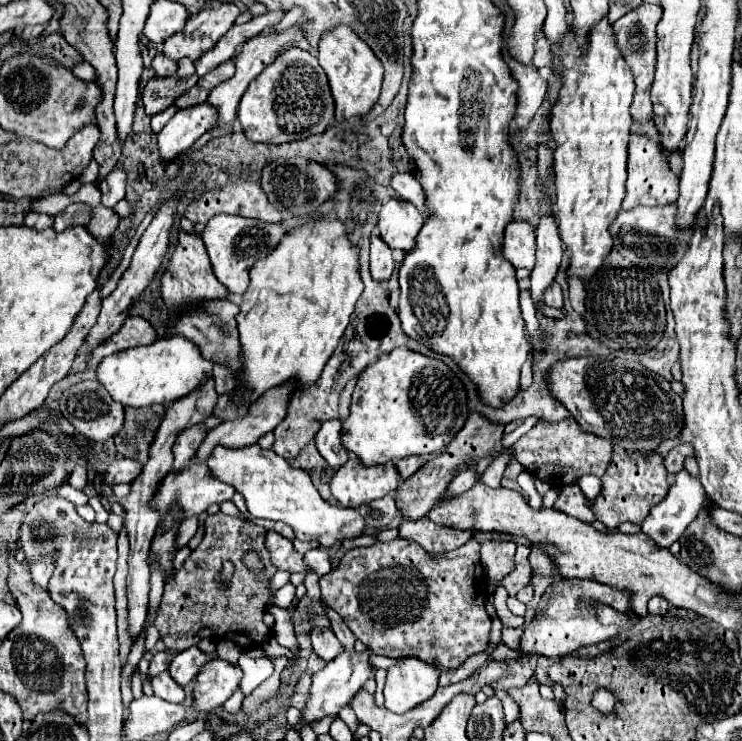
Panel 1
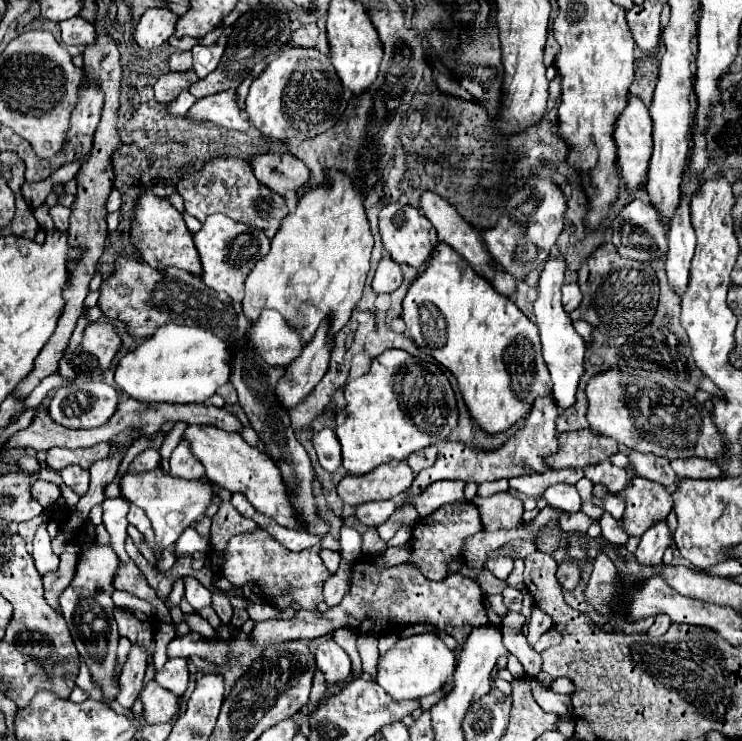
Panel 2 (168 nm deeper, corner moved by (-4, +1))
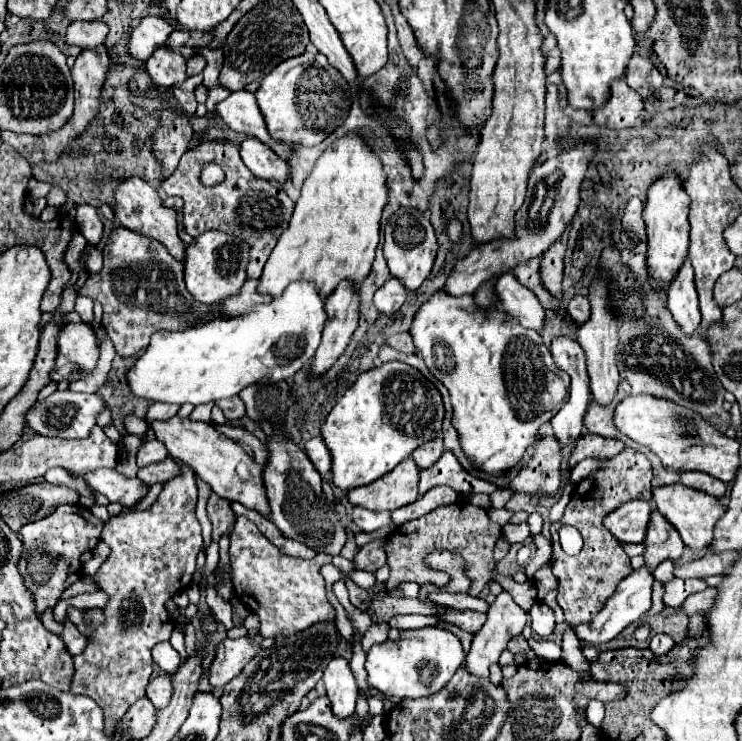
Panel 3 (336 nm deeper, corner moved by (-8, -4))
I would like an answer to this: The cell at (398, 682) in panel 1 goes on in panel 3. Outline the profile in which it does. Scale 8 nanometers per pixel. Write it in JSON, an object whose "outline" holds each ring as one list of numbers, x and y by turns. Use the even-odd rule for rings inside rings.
{"outline":[[418,628,402,630,398,640,384,640,366,652,366,672,368,684,382,694,392,694,398,698,422,698,438,692,448,678,464,664,466,654,462,650,460,638,446,628]]}

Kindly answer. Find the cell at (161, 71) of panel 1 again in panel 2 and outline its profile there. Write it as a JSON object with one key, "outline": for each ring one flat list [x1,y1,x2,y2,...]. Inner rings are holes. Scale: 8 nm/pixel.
{"outline":[[172,53,168,57,170,71,190,71,192,69,192,55,190,53]]}

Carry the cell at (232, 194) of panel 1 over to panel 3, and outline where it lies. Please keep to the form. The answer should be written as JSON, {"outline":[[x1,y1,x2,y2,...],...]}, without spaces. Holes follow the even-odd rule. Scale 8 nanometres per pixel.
{"outline":[[206,140,194,150,188,150,180,158,180,166,176,174,162,184,166,194,180,196,184,200,184,230,192,238,206,230,222,230,244,240,250,246,250,262,248,262,248,276,260,278,262,268,276,246,280,234,288,228,288,222,294,212,294,202,288,198,284,188,276,182,264,180,254,176,242,162,238,146,232,142,222,140],[204,162,216,162,226,172,226,180,220,186,206,188,200,186,200,170]]}

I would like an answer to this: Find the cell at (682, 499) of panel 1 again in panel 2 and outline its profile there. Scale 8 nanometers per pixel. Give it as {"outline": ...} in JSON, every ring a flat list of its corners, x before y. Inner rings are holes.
{"outline":[[660,519,642,535,640,545,634,555,640,565,650,567,650,565,660,563,664,551,672,545,674,545,674,533,668,529,668,521]]}

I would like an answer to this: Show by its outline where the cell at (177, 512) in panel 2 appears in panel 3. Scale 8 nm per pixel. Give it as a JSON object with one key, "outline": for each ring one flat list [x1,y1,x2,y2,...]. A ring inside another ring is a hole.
{"outline":[[98,468,88,472,72,472,72,470,66,472,74,478,82,478,92,494,102,494,110,502,118,502,122,506,132,506,148,494,148,486,142,486,138,478,126,478,110,468]]}

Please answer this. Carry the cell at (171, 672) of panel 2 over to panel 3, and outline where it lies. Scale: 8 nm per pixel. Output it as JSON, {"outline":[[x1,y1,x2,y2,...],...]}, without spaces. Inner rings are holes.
{"outline":[[170,674,166,676,156,676,150,680,148,688,146,688,146,698,156,706,166,706,168,698,172,696,172,682,170,682]]}

